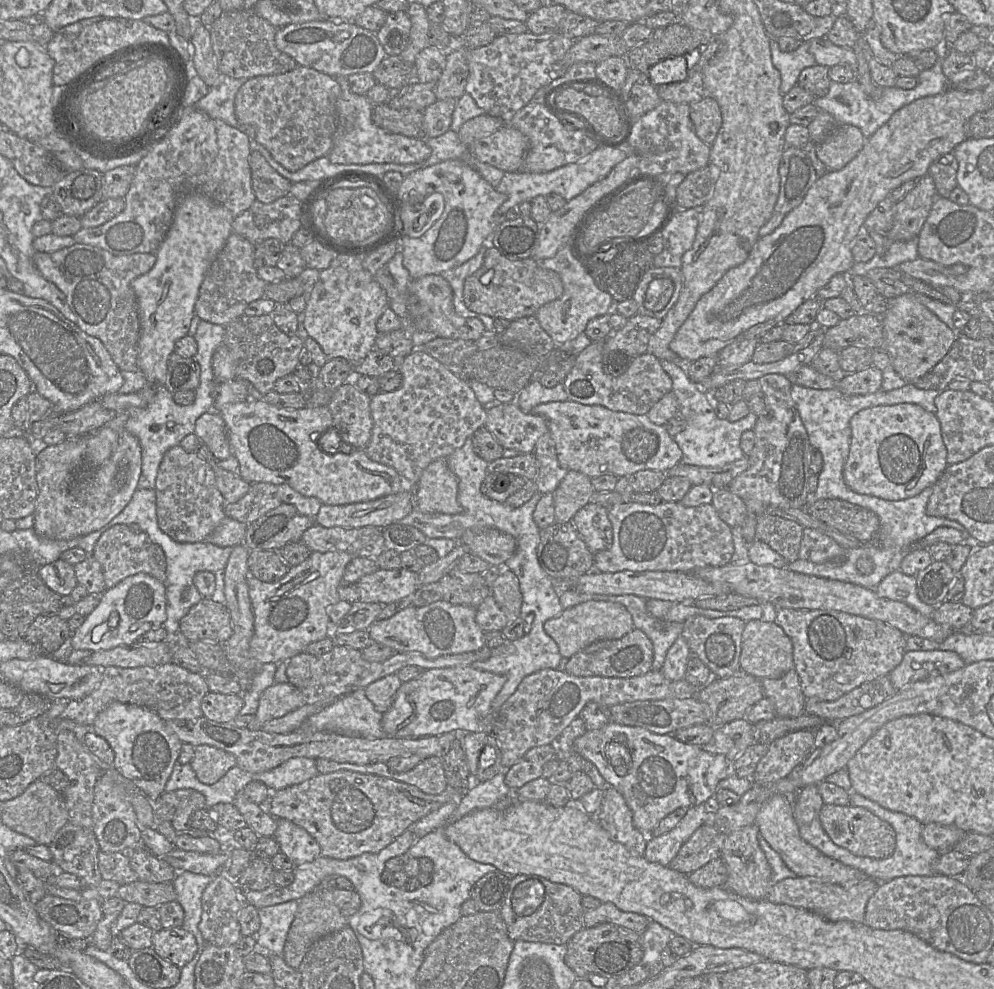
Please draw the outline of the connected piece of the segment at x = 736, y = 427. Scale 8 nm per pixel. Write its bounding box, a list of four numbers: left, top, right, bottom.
[660,360,758,467]

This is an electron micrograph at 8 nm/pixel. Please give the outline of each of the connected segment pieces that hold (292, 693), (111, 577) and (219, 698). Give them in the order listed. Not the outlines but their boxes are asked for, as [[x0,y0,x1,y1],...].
[[256,683,305,726],[92,524,166,589],[201,691,243,723]]

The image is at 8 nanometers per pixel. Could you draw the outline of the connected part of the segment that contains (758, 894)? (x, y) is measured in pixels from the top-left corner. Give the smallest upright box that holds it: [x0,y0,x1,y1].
[721,823,773,901]

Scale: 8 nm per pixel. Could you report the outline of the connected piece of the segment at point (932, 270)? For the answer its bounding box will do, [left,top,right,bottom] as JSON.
[896,257,968,287]

